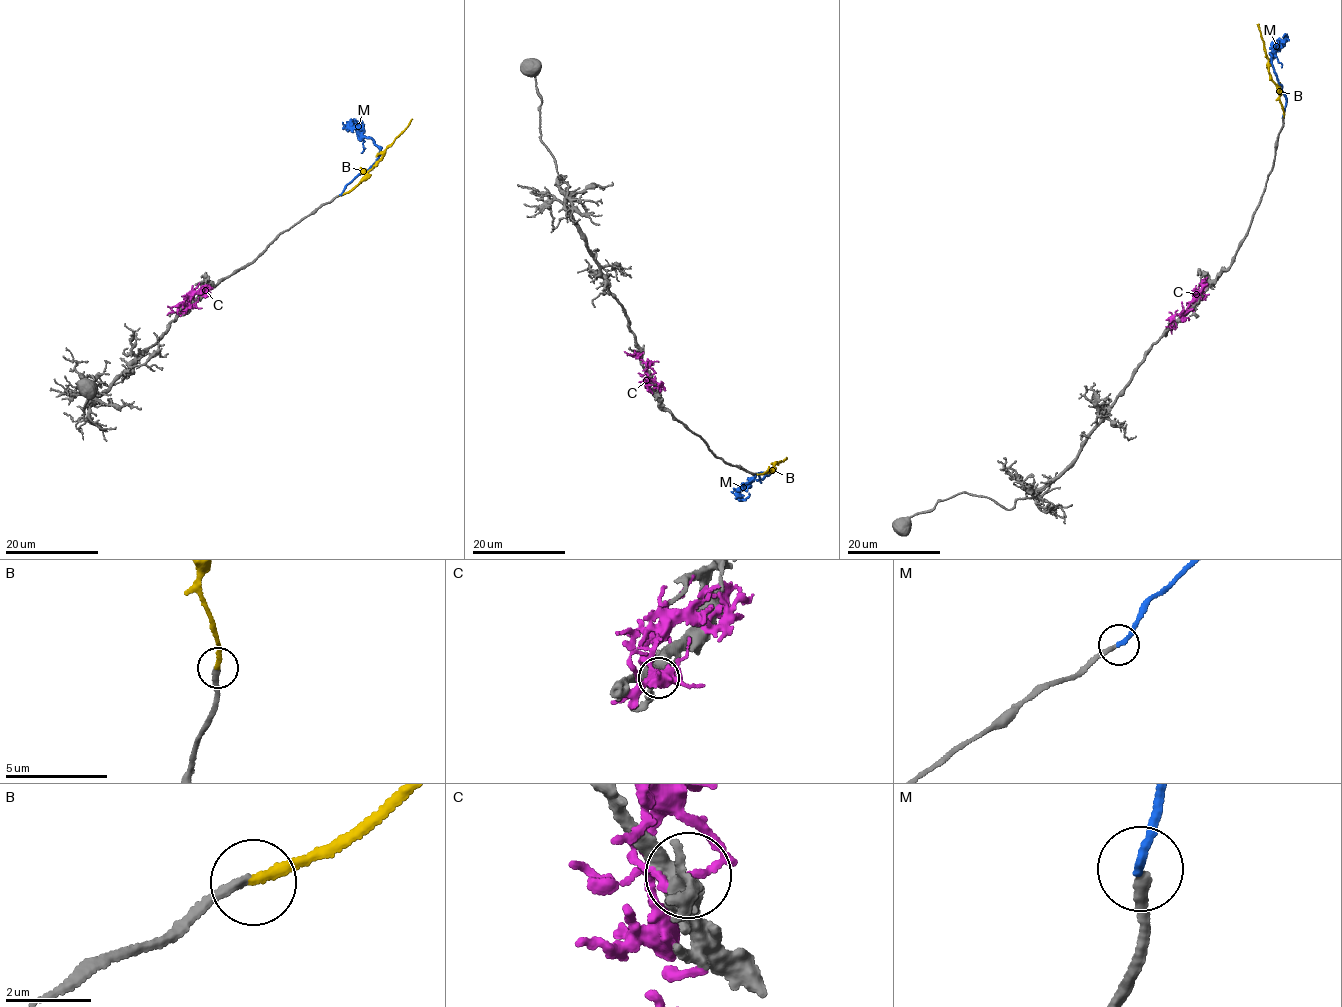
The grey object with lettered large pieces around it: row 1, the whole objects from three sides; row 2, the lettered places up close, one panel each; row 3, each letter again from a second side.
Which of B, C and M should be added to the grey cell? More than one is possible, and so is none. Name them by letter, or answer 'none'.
B

